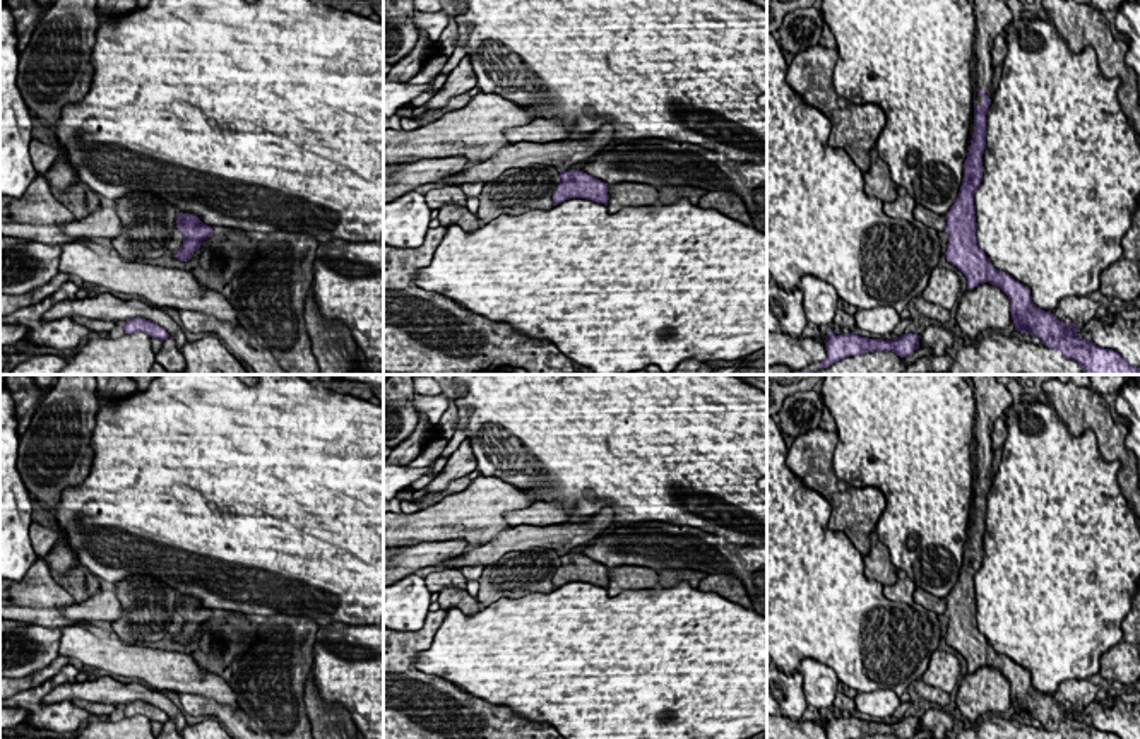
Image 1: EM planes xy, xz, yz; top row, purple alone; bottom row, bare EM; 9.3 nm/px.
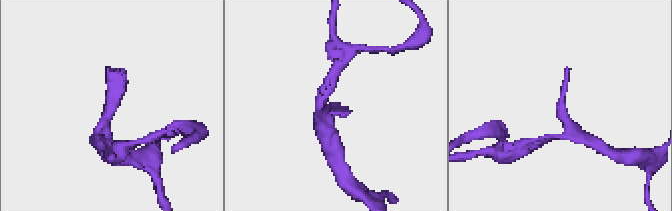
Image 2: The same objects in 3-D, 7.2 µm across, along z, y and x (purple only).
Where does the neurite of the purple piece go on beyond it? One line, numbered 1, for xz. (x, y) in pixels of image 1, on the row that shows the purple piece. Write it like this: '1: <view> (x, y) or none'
1: none

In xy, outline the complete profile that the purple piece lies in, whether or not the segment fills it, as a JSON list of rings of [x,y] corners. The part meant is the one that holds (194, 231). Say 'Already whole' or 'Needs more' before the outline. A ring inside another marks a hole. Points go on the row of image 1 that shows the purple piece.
Already whole. [[[178,212],[176,228],[183,234],[183,245],[173,257],[181,262],[190,260],[202,241],[212,236],[212,228],[193,214]]]

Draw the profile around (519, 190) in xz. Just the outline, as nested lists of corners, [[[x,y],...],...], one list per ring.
[[[548,164],[507,169],[483,185],[476,214],[479,226],[502,214],[520,216],[529,210],[549,210],[555,207],[553,192],[560,181],[560,169]]]

